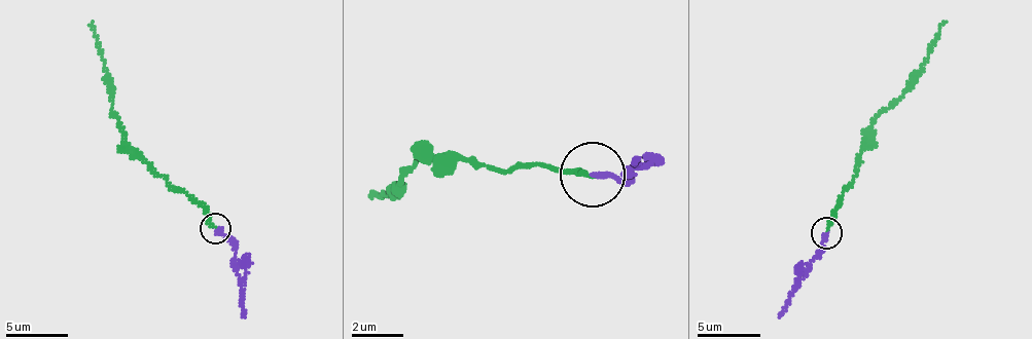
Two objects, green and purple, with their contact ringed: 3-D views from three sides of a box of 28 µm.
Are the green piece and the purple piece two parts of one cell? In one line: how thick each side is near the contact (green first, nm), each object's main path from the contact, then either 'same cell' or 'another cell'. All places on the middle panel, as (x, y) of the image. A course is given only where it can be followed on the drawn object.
180/260 nm | green via (595, 175), (518, 163), (496, 173), (433, 150), (400, 175), (404, 186), (374, 200) | purple via (595, 175), (630, 177), (638, 159) | same cell

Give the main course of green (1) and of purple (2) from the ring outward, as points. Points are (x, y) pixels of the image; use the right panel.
1: (827, 232), (845, 188), (857, 176), (867, 133), (897, 100), (947, 22)
2: (827, 232), (779, 317)

